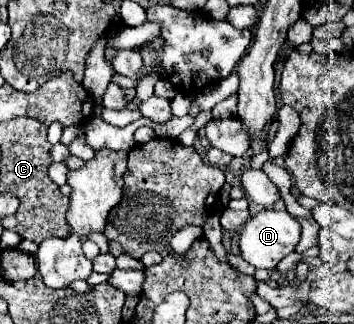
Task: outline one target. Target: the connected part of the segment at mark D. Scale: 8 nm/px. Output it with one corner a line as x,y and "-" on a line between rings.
260,210
240,230
238,248
240,248
240,256
254,268
272,270
278,266
282,258
286,258
296,248
298,240
300,240
300,224
292,214
276,212
276,210

